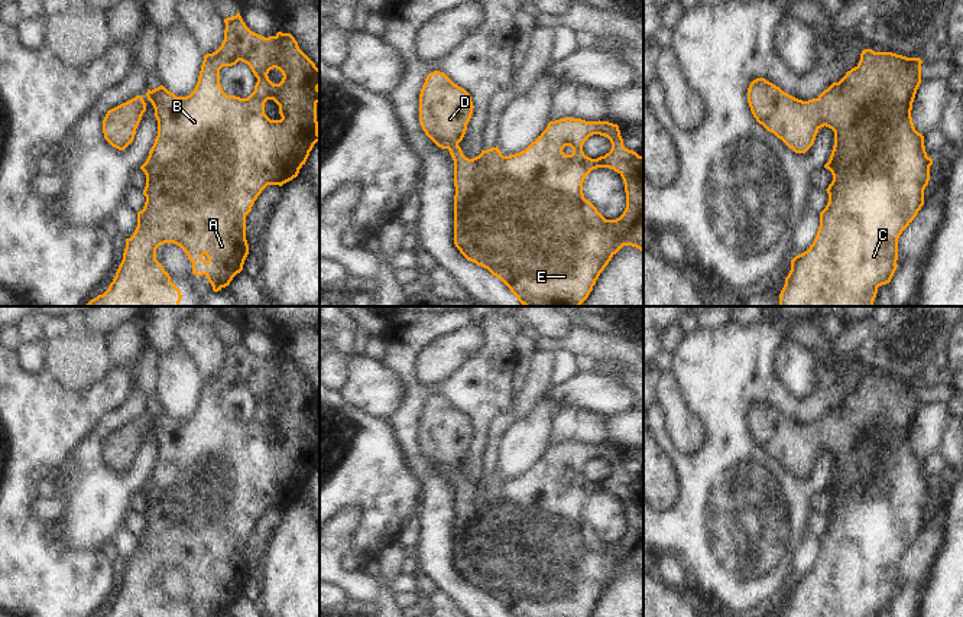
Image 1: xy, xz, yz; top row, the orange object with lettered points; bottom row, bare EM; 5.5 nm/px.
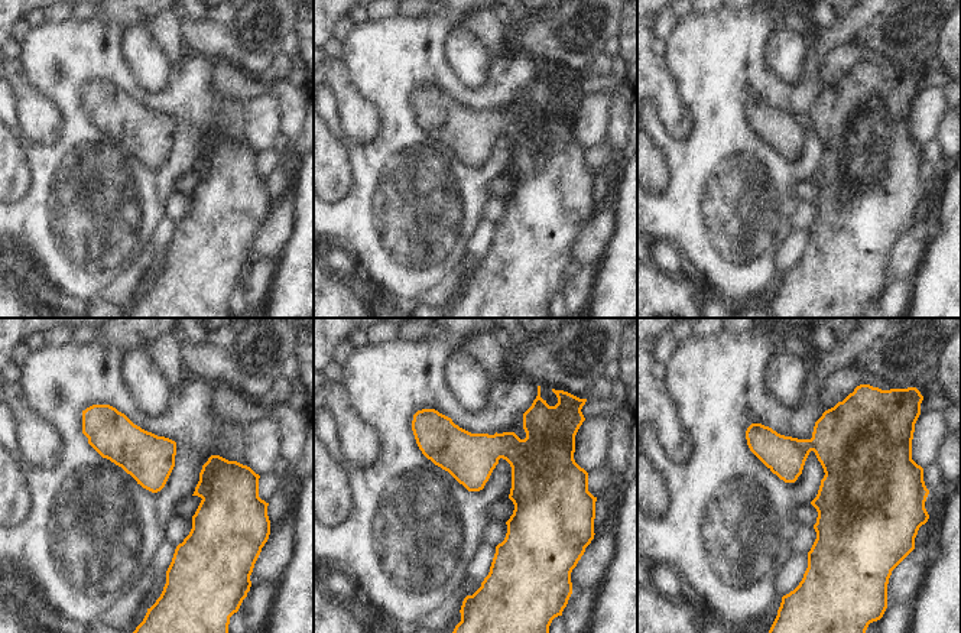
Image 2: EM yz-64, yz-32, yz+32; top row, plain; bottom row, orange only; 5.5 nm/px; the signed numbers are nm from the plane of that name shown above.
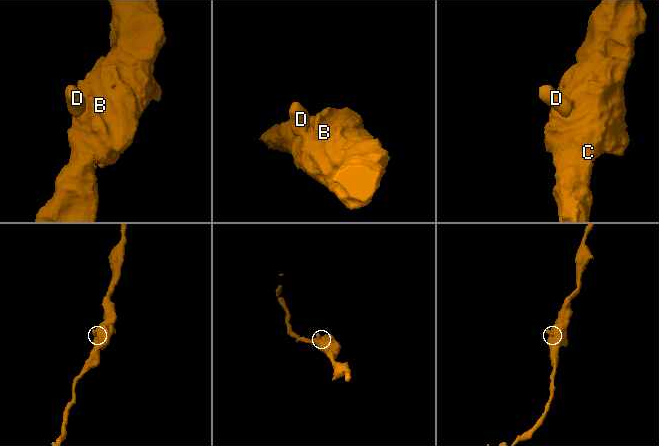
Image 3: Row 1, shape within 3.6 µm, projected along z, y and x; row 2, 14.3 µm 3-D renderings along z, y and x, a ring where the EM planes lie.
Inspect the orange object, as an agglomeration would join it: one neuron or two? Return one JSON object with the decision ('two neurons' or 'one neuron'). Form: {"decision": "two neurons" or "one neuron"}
{"decision": "one neuron"}

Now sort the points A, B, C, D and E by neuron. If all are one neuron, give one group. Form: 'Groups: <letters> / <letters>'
Groups: A B C D E.

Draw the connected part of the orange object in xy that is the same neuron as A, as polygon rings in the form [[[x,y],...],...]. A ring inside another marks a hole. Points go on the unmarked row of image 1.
[[[240,337],[224,342],[224,347],[224,364],[215,376],[204,379],[198,406],[189,419],[176,420],[163,409],[146,416],[158,444],[158,459],[146,486],[140,490],[146,499],[143,513],[146,526],[137,536],[137,551],[133,559],[126,562],[123,584],[104,617],[181,617],[171,605],[169,597],[156,584],[156,572],[165,566],[179,569],[192,587],[192,597],[205,598],[214,616],[228,610],[243,594],[249,578],[246,539],[252,535],[254,525],[268,509],[282,510],[296,501],[314,468],[320,465],[317,445],[320,393],[299,373],[295,361],[282,355],[269,361],[260,360],[246,350]],[[239,384],[247,387],[257,402],[254,415],[247,422],[227,419],[220,407],[220,393],[233,390]],[[273,392],[283,399],[279,407],[273,407],[268,400]],[[268,423],[279,429],[281,444],[270,444],[265,438]]]

